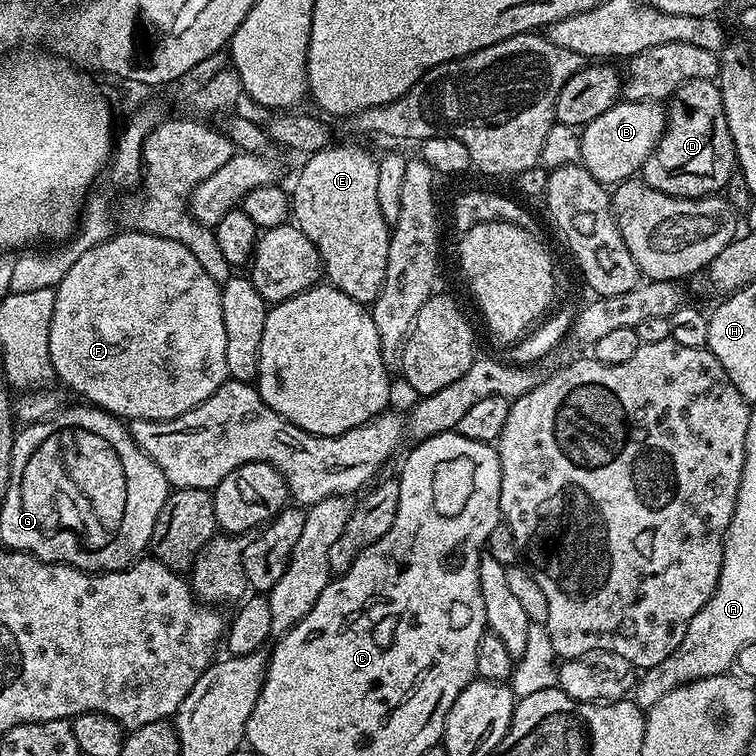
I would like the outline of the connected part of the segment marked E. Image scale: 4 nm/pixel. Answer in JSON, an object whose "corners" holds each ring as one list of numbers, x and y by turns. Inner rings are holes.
{"corners":[[335,143,333,146,323,148,320,152,313,152,307,157,308,160,300,168,300,173,296,176,296,185,290,188,290,216,296,227,302,230,302,234,306,234,306,238,310,238,310,242,314,242,314,246,320,255,320,263,322,265,323,275,326,277,327,283,331,287,342,290,342,294,346,294,350,298,354,298,354,302,370,306,378,298,378,294,382,290,382,282,386,276,386,254,390,254,390,238,392,233,390,226,386,222,386,218,382,218,382,210,378,207,378,160,374,155,363,152,360,148,355,148,352,144]]}

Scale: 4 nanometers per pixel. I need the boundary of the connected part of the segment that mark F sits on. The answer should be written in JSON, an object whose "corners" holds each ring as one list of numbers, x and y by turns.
{"corners":[[135,230,117,231,106,242,86,250,70,270,66,270,66,278,56,285,54,298,54,316,50,318,50,362,56,371,56,380,64,383,72,392,81,396,81,401,109,412,111,416,123,418,125,421,134,420,169,420,178,418,194,406,206,402,218,386,229,379,226,366,226,322,222,322,222,298,220,297,221,285,206,270,202,270,198,258,186,250,176,240,162,238,155,232,138,232]]}

